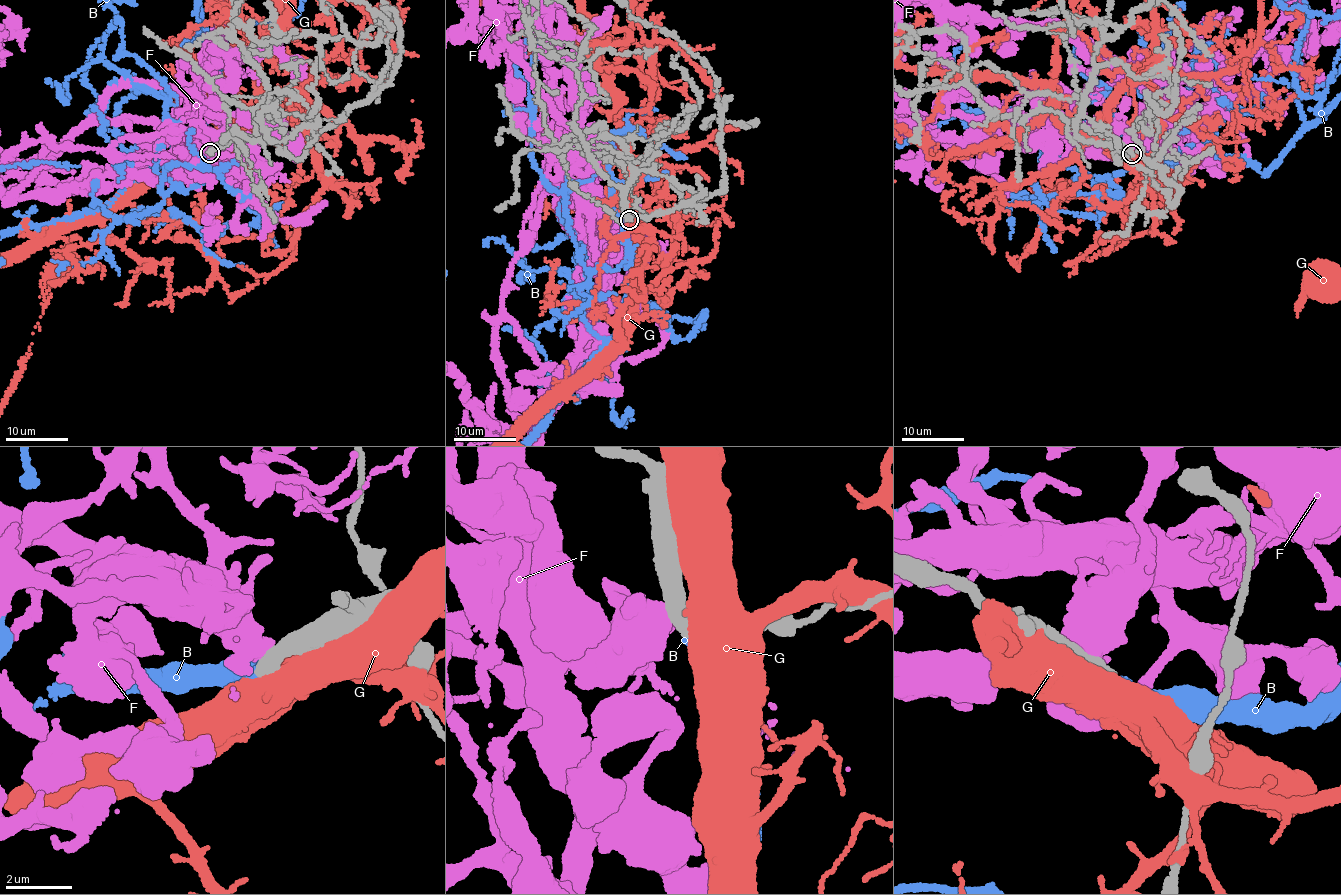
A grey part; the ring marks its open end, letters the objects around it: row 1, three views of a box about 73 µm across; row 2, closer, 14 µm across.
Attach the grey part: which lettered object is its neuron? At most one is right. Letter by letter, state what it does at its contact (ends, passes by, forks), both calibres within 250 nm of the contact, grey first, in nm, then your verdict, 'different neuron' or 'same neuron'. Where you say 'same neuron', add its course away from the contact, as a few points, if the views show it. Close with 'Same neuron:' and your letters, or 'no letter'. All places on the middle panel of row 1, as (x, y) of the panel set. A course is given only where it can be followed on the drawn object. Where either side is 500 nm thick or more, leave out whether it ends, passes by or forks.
B: calibres 550 and 550 nm; same neuron
F: calibres 700 and 700 nm; different neuron
G: calibres 650 and 950 nm; different neuron
Same neuron: B

